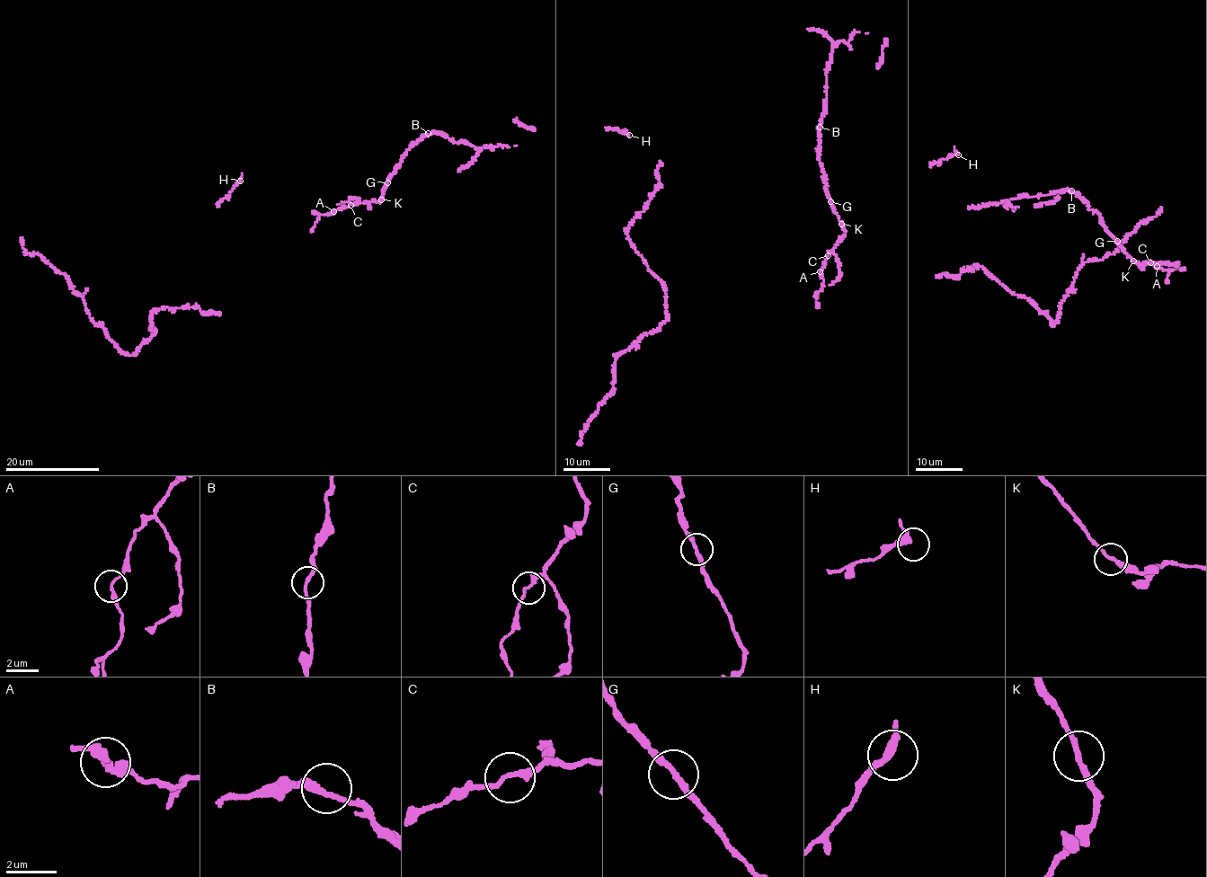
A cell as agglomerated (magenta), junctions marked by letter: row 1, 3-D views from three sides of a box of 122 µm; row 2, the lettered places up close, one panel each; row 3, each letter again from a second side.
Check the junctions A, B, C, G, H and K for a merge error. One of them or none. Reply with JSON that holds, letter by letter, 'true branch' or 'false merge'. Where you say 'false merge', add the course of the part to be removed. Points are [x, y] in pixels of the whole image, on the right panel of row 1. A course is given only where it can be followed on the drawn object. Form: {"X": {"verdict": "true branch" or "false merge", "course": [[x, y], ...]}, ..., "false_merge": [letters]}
{"A": {"verdict": "true branch"}, "B": {"verdict": "true branch"}, "C": {"verdict": "true branch"}, "G": {"verdict": "true branch"}, "H": {"verdict": "true branch"}, "K": {"verdict": "true branch"}, "false_merge": []}

